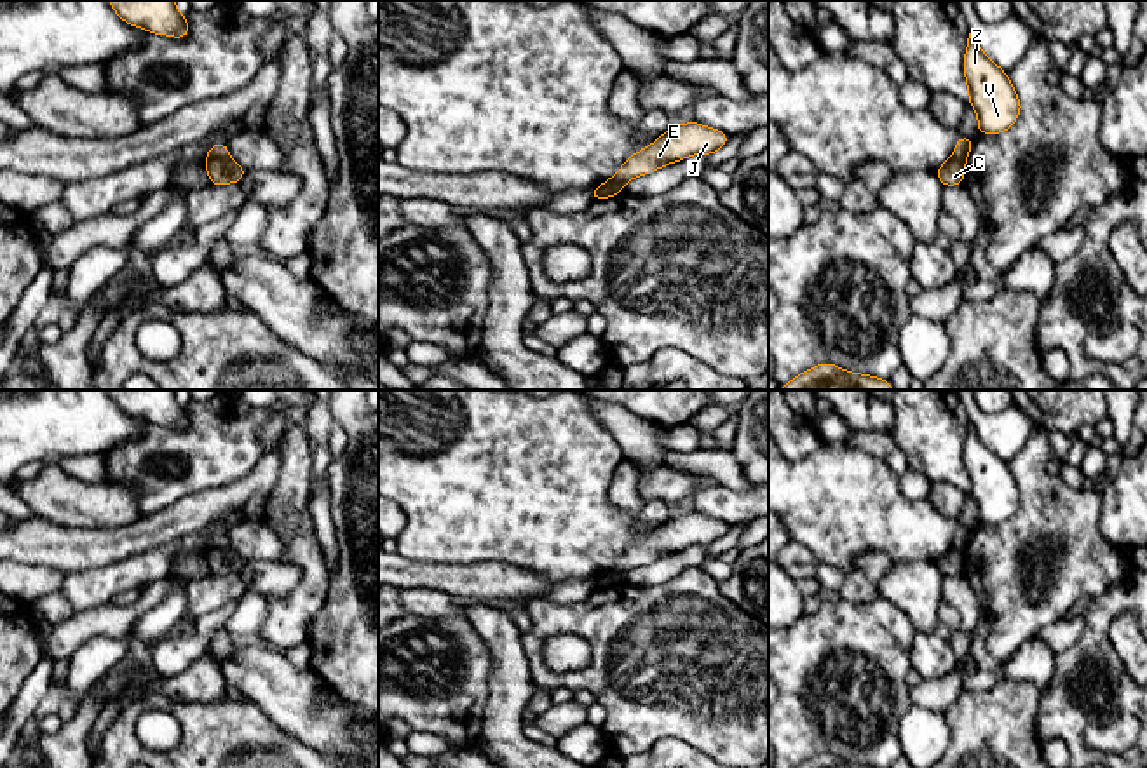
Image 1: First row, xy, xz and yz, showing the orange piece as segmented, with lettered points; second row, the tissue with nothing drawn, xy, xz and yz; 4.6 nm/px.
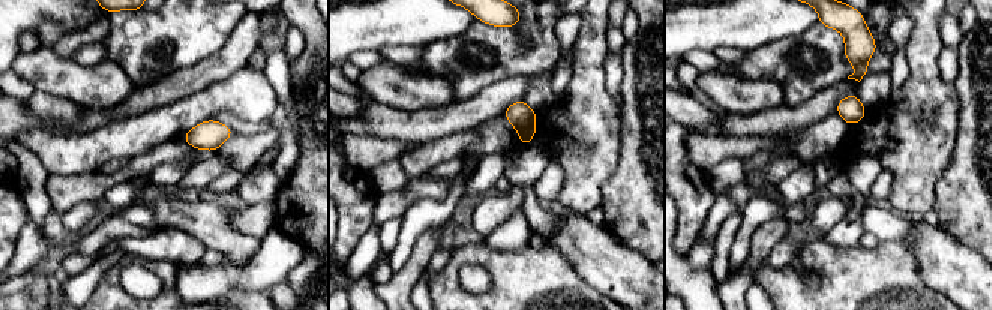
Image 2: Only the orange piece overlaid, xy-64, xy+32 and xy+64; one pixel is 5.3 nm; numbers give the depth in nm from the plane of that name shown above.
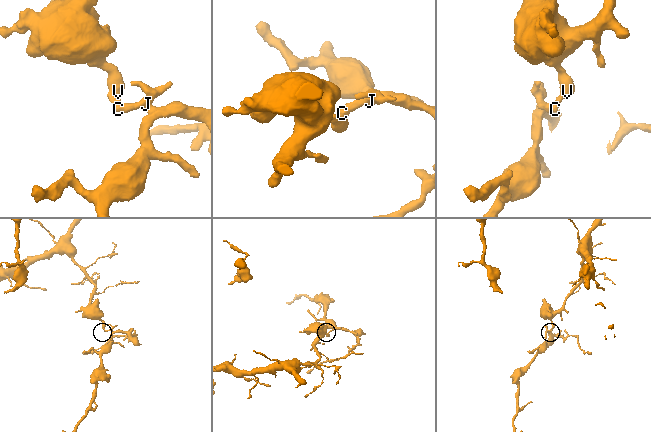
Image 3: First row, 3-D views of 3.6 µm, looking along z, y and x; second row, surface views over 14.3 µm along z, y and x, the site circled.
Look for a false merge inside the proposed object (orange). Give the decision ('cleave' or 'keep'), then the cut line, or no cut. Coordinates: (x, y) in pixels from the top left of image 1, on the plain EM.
cleave; cut xy (229, 547), (206, 552)

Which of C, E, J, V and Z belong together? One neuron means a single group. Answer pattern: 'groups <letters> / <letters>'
groups C E J / V Z

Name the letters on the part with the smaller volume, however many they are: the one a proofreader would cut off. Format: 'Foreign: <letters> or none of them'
Foreign: C, E, J

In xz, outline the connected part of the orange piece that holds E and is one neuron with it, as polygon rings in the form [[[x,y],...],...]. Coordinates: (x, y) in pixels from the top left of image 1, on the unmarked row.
[[[687,512],[669,517],[650,536],[628,547],[624,556],[600,576],[622,578],[629,569],[657,561],[671,552],[680,552],[694,543],[711,545],[729,533],[729,524],[706,517],[697,512]]]

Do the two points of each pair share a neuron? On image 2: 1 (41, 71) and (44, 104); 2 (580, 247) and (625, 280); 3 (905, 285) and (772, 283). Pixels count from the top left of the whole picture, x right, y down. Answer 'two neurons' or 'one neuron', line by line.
1: two neurons
2: one neuron
3: one neuron

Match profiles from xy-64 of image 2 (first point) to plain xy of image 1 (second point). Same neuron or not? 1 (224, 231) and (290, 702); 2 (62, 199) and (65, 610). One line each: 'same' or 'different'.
1: same
2: different

